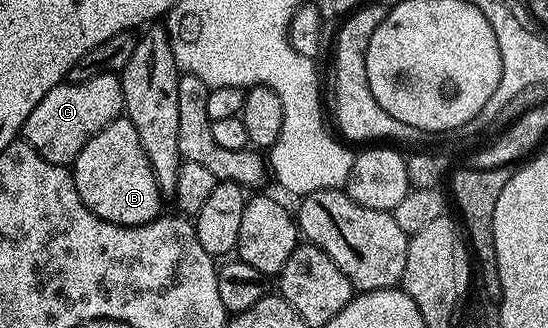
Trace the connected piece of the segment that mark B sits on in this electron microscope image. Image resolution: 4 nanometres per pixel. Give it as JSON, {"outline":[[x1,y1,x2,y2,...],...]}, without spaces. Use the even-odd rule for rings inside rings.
{"outline":[[126,117,116,119,90,137,70,170,84,204,108,223,137,227,152,222,161,214,162,196,154,181,154,169,150,169,142,141,138,141,138,129,134,129]]}

